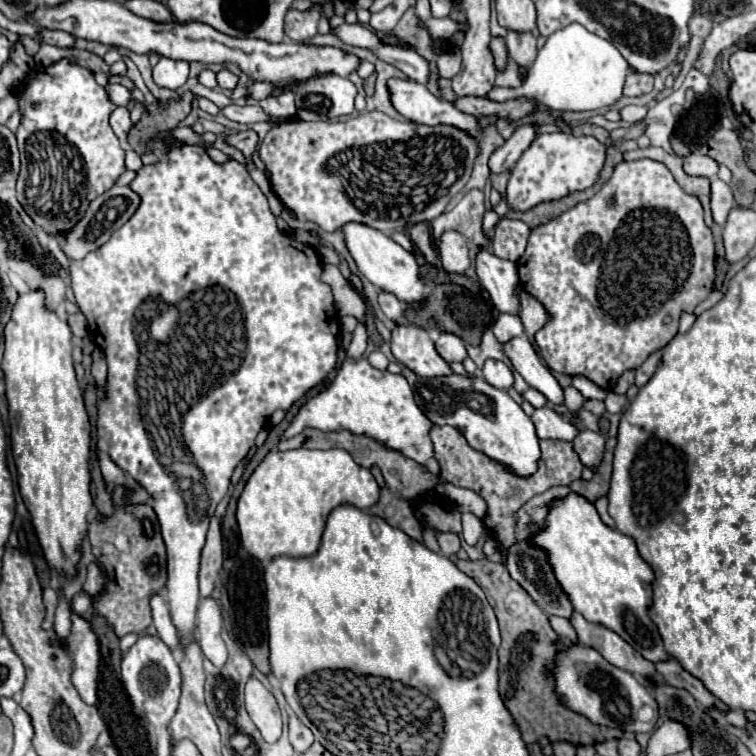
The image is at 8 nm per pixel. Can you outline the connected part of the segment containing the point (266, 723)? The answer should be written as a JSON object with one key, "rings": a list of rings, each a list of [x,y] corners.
{"rings":[[[251,677],[245,685],[245,709],[265,741],[273,743],[281,737],[281,713],[277,701],[255,677]]]}

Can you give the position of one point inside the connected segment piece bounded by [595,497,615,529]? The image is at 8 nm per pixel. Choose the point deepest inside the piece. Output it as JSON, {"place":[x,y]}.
{"place":[601,504]}

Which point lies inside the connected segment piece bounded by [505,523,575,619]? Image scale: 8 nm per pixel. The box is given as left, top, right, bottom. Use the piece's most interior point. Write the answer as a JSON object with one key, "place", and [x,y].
{"place":[528,564]}

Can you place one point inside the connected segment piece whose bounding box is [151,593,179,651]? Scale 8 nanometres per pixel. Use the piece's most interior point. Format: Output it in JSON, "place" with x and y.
{"place":[166,630]}

